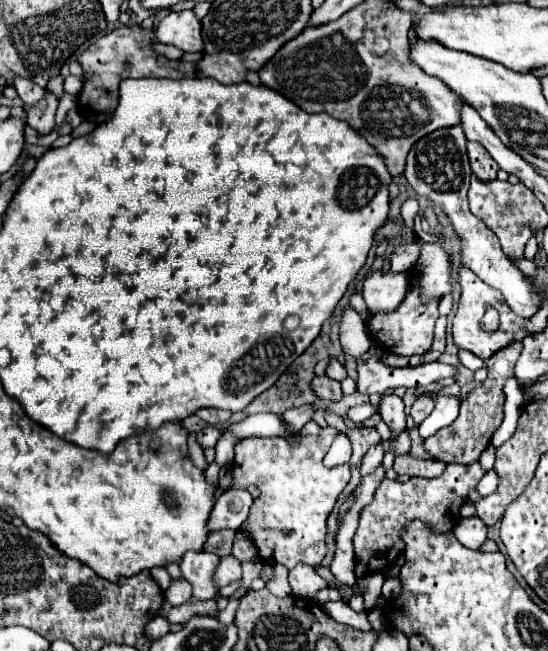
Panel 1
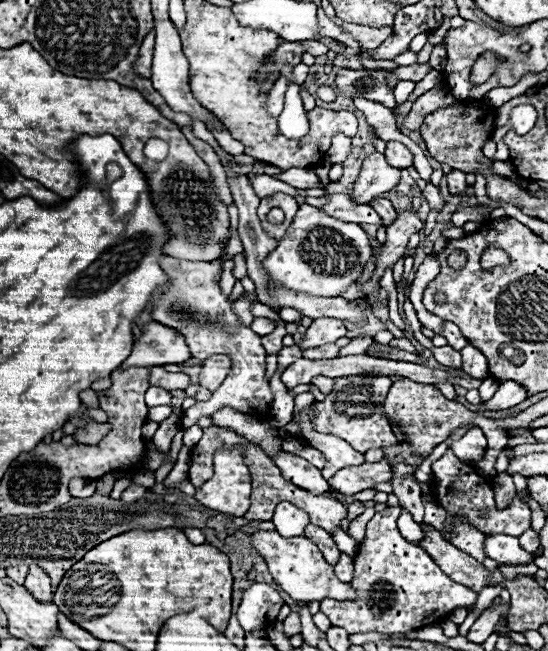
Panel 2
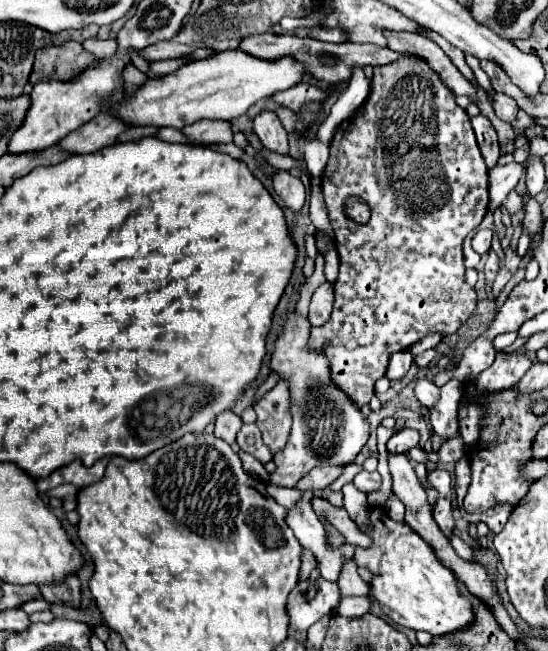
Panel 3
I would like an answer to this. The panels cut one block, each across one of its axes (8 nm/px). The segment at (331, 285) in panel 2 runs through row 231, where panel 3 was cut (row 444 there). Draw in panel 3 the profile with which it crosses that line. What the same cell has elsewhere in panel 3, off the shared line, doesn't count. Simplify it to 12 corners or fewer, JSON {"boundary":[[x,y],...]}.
{"boundary":[[292,312],[272,352],[290,380],[292,434],[272,486],[314,466],[352,462],[368,420],[308,350],[308,318]]}

